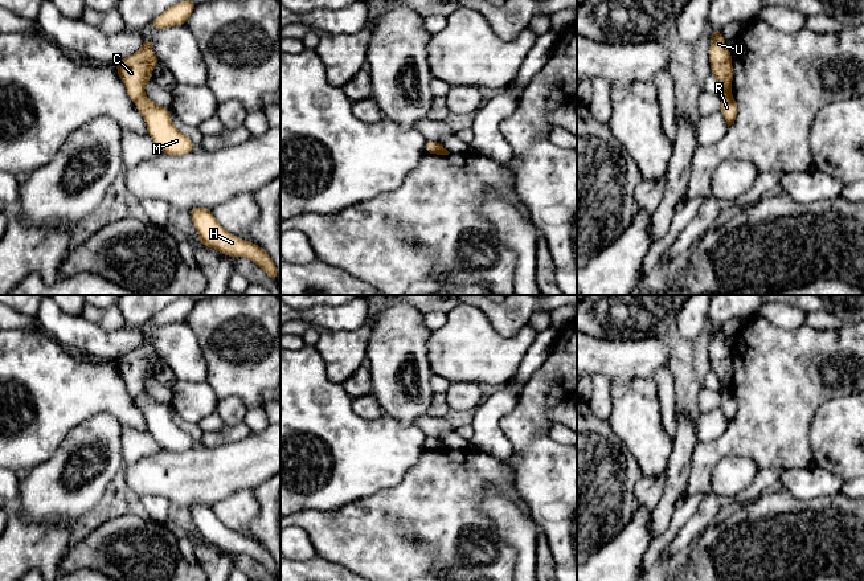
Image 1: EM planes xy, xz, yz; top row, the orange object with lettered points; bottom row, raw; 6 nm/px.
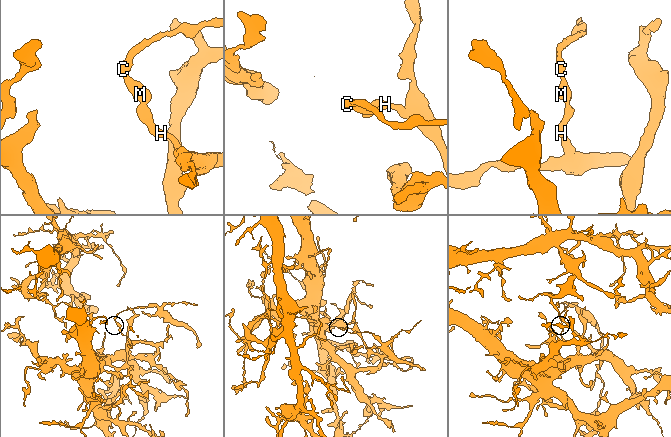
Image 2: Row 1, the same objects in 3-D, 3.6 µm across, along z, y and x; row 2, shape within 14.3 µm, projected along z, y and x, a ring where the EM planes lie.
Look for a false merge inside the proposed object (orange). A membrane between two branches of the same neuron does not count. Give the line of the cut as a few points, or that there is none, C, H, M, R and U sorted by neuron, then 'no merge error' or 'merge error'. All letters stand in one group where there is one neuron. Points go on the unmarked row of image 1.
cut xy (143, 391), (134, 399); groups C U / H M R; merge error

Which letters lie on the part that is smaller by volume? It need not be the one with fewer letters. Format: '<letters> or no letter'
C, U

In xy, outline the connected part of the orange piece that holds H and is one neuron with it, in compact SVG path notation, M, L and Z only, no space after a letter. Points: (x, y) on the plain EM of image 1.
M196 503L189 507L200 541L216 545L228 553L245 553L258 561L271 577L277 578L278 566L271 553L258 541L232 531L214 515L213 507Z

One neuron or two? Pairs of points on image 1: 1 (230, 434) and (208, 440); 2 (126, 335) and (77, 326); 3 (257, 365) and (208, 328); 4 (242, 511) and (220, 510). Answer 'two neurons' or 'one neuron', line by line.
1: one neuron
2: one neuron
3: one neuron
4: one neuron

